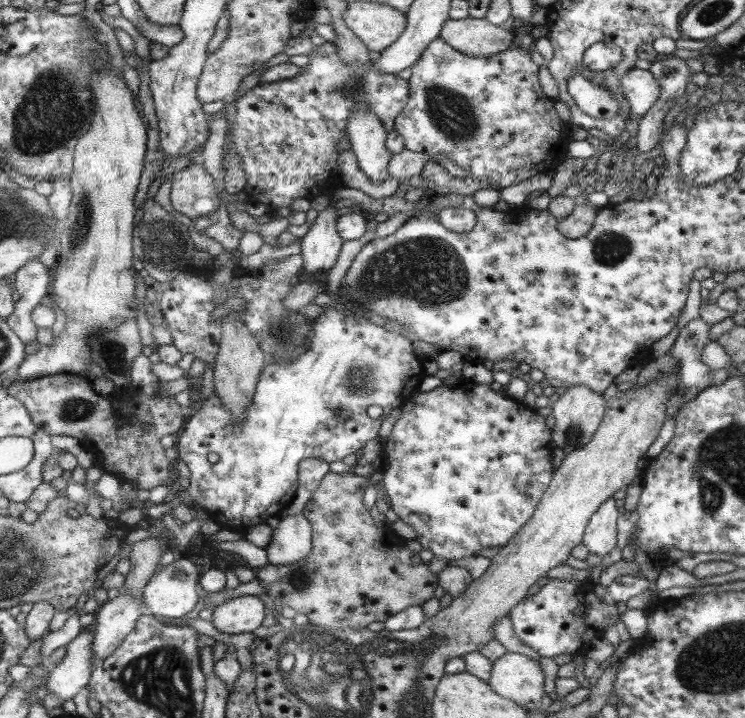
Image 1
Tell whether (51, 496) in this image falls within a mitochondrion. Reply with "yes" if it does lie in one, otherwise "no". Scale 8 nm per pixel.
no

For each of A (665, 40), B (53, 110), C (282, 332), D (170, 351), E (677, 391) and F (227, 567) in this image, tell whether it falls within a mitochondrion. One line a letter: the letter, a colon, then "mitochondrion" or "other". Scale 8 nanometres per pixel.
A: other
B: mitochondrion
C: mitochondrion
D: other
E: other
F: other

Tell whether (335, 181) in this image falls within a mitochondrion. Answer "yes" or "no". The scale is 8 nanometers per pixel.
no

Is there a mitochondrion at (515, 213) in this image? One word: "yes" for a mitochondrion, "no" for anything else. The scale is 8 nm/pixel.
no

